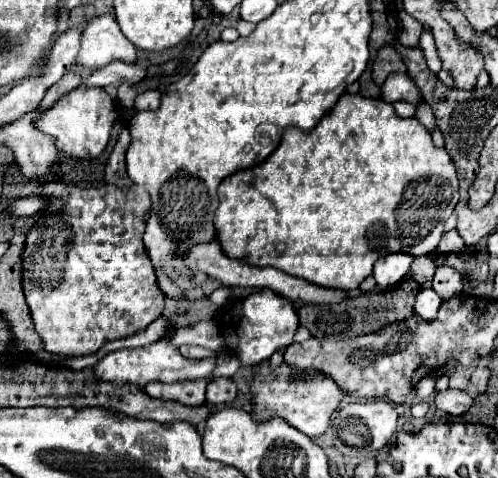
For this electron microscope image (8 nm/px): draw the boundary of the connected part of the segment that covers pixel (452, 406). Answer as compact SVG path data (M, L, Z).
M446 389L446 391L436 393L434 405L436 405L436 409L446 411L448 415L462 415L470 409L472 397L466 395L464 391L458 391L458 389Z

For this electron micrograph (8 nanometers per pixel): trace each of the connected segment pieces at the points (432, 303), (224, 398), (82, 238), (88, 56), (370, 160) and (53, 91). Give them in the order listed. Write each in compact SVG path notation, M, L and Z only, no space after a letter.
M420 289L416 303L414 303L414 313L418 313L424 319L434 319L438 309L442 305L442 299L438 297L438 293L434 289Z
M220 377L208 385L206 401L214 403L214 405L230 405L236 399L236 391L238 389L236 389L236 383L232 379Z
M48 181L42 185L44 187L44 195L48 197L48 209L44 213L40 213L38 223L28 231L26 237L26 249L24 249L24 293L28 299L28 307L32 311L32 319L36 325L38 335L44 341L44 349L48 353L56 353L56 355L90 355L96 353L104 343L114 341L114 339L126 339L142 329L146 329L152 321L156 321L162 315L164 309L164 293L160 291L158 283L156 283L156 275L154 275L154 267L146 255L144 243L142 243L142 235L144 235L144 213L150 209L150 195L148 191L144 191L144 187L140 185L132 185L132 187L114 187L114 185L104 185L104 187L96 187L96 189L78 189L74 185L66 185L62 181Z
M108 13L92 17L82 29L82 45L76 63L96 71L112 61L134 63L136 47L122 35L116 19Z
M344 93L338 99L338 103L328 111L328 115L322 117L322 121L314 127L312 133L304 133L296 127L286 129L278 149L262 165L242 169L242 171L236 171L236 173L224 177L218 187L218 195L220 195L220 205L214 213L214 227L216 227L218 243L230 259L244 259L244 261L248 261L248 265L254 265L254 267L274 267L292 277L314 283L318 287L354 291L372 273L376 259L382 255L404 251L404 253L418 257L418 255L432 255L438 251L444 221L452 215L452 211L458 203L458 179L456 179L456 169L454 169L452 159L446 153L446 149L434 147L428 129L416 117L406 117L406 119L398 117L394 107L390 103L386 103L384 99L368 99L358 93L356 95Z
M72 71L66 73L58 83L54 83L50 87L50 91L44 95L44 99L42 99L38 109L48 109L54 103L54 99L60 99L60 95L66 95L68 91L76 89L80 83L82 83L82 75L80 73L72 73Z

